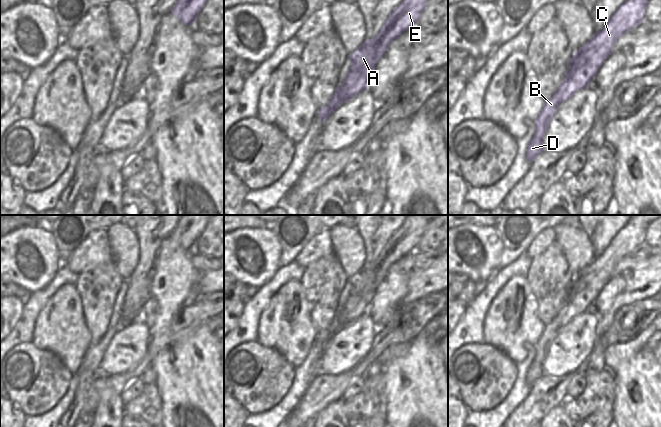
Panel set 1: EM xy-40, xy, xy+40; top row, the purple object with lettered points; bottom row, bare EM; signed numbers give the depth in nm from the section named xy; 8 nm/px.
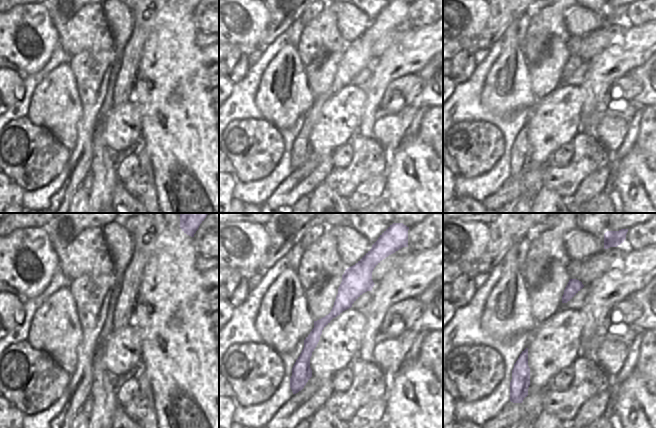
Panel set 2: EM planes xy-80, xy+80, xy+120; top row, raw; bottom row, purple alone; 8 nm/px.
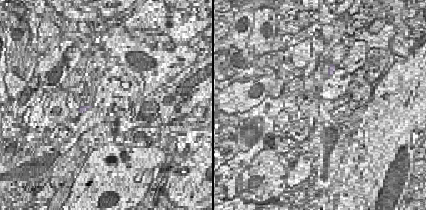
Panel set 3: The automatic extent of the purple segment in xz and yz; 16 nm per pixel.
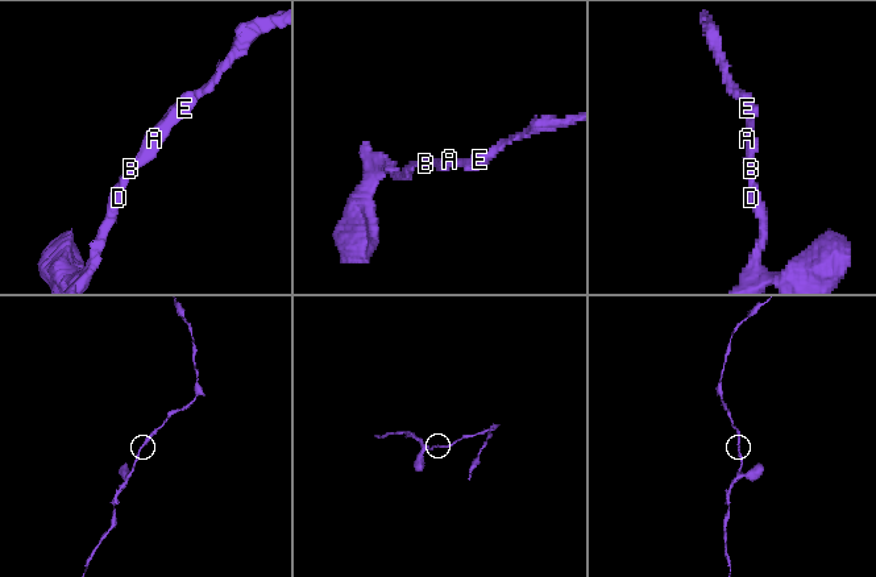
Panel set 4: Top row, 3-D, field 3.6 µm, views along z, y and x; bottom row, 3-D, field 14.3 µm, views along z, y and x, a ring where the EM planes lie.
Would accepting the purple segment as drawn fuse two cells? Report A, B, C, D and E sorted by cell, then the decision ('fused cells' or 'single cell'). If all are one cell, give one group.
groups A B C D E; single cell

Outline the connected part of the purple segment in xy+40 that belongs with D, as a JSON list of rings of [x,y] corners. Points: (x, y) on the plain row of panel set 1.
[[[633,215],[613,237],[607,248],[573,277],[565,302],[555,318],[544,326],[535,344],[535,356],[527,370],[528,385],[532,385],[543,375],[543,360],[557,330],[569,323],[576,315],[588,310],[612,277],[613,268],[624,257],[641,247],[648,224],[640,215]]]

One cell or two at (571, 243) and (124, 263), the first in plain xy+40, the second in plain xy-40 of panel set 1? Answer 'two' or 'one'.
one

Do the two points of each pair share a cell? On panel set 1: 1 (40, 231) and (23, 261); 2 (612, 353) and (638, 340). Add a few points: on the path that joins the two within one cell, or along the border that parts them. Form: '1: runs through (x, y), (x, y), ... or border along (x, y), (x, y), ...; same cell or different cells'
1: runs through (36, 238), (29, 254); same cell
2: runs through (618, 353), (632, 346); same cell

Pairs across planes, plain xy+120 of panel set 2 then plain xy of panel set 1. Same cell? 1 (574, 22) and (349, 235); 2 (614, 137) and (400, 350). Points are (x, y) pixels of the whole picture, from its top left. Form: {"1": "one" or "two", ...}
{"1": "one", "2": "one"}

